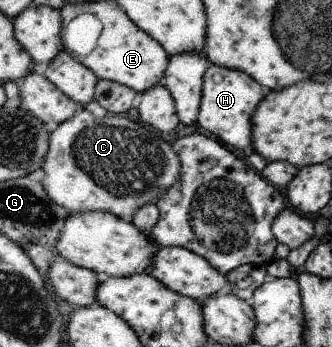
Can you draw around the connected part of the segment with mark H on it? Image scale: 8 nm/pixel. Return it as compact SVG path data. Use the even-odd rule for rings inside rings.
M209 65L202 81L202 99L200 99L197 119L199 130L216 137L220 142L234 149L251 153L253 147L250 119L266 92L267 90L260 83L242 71Z

